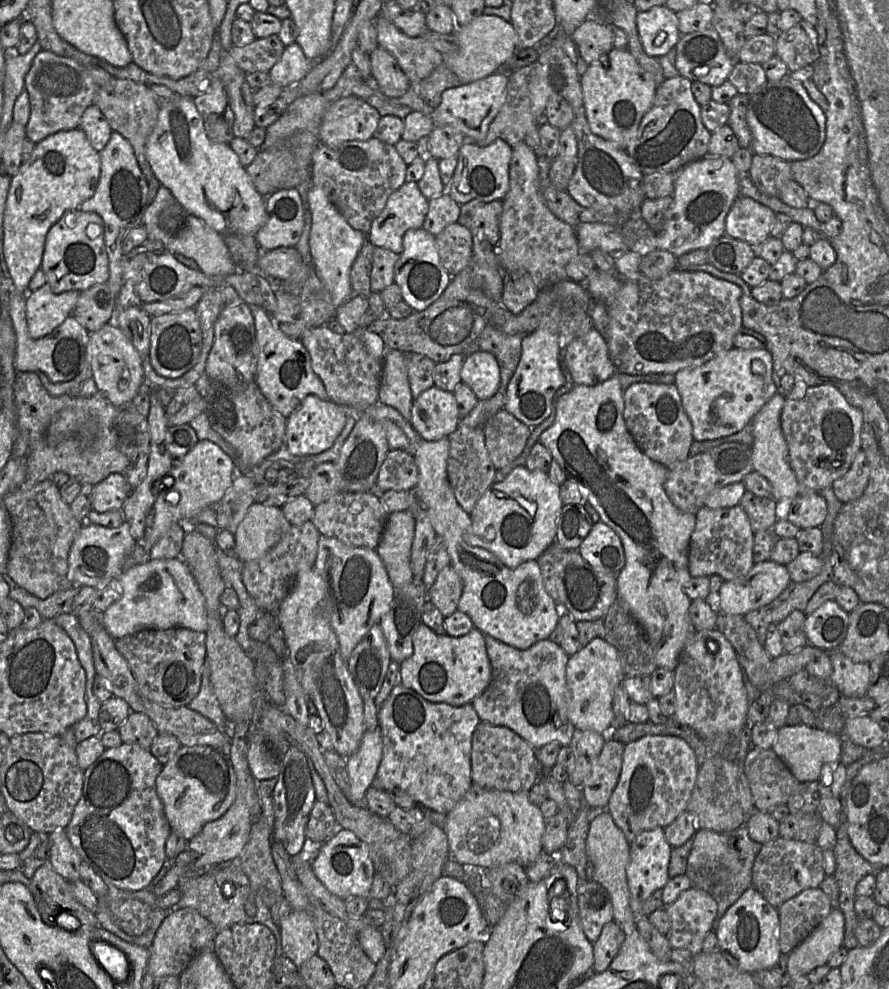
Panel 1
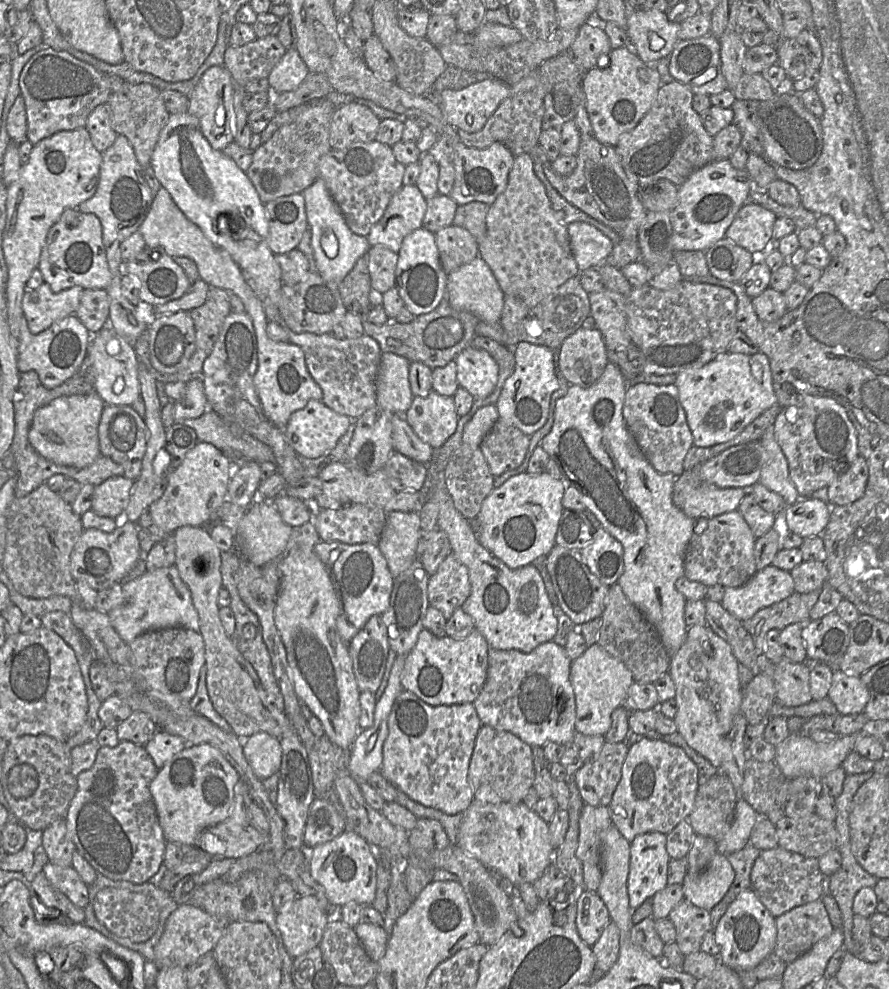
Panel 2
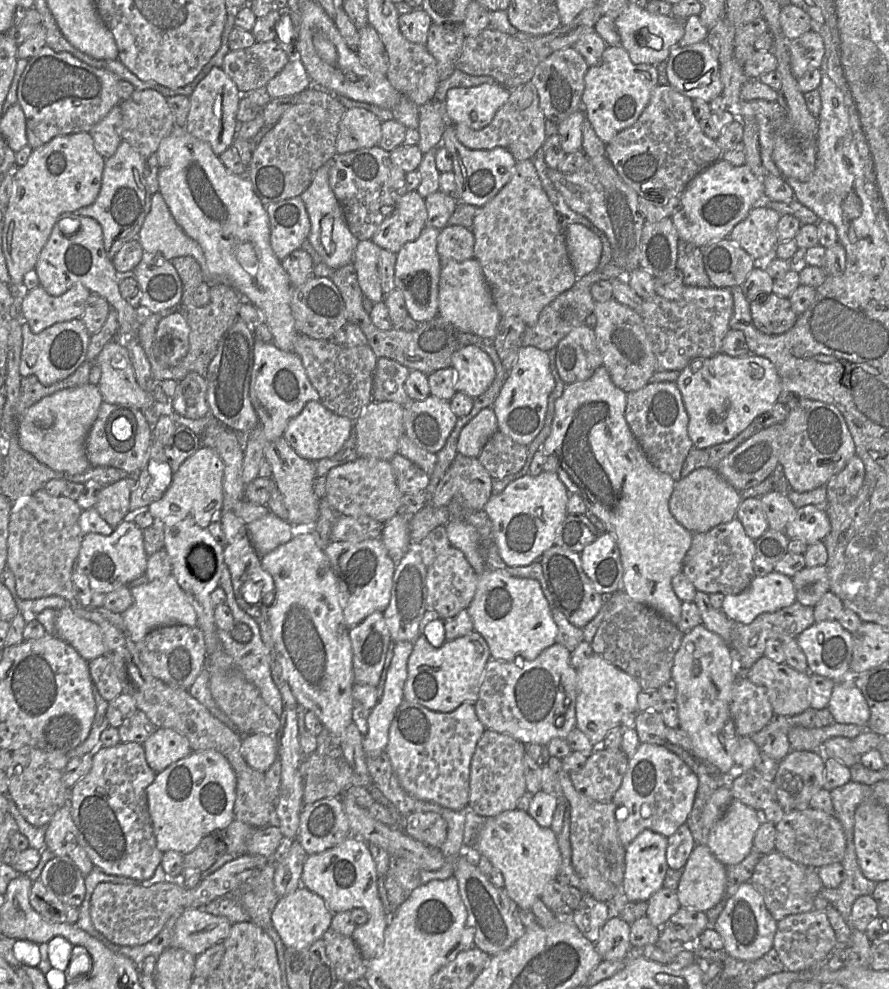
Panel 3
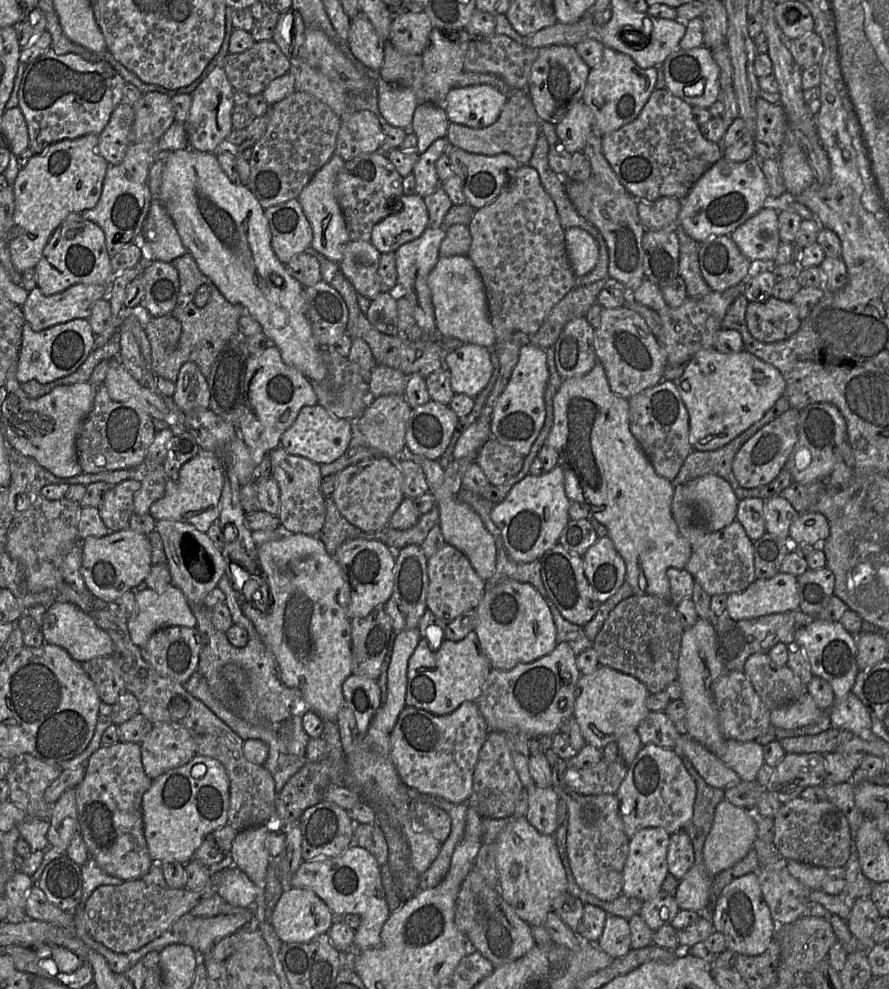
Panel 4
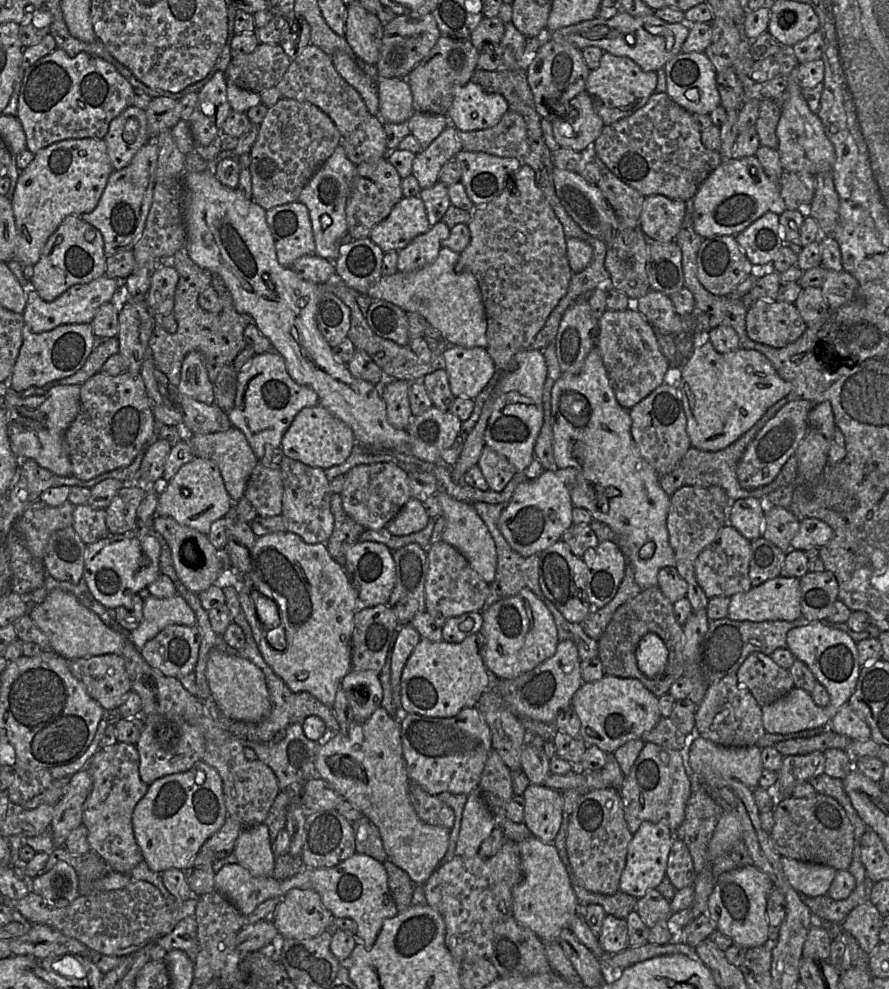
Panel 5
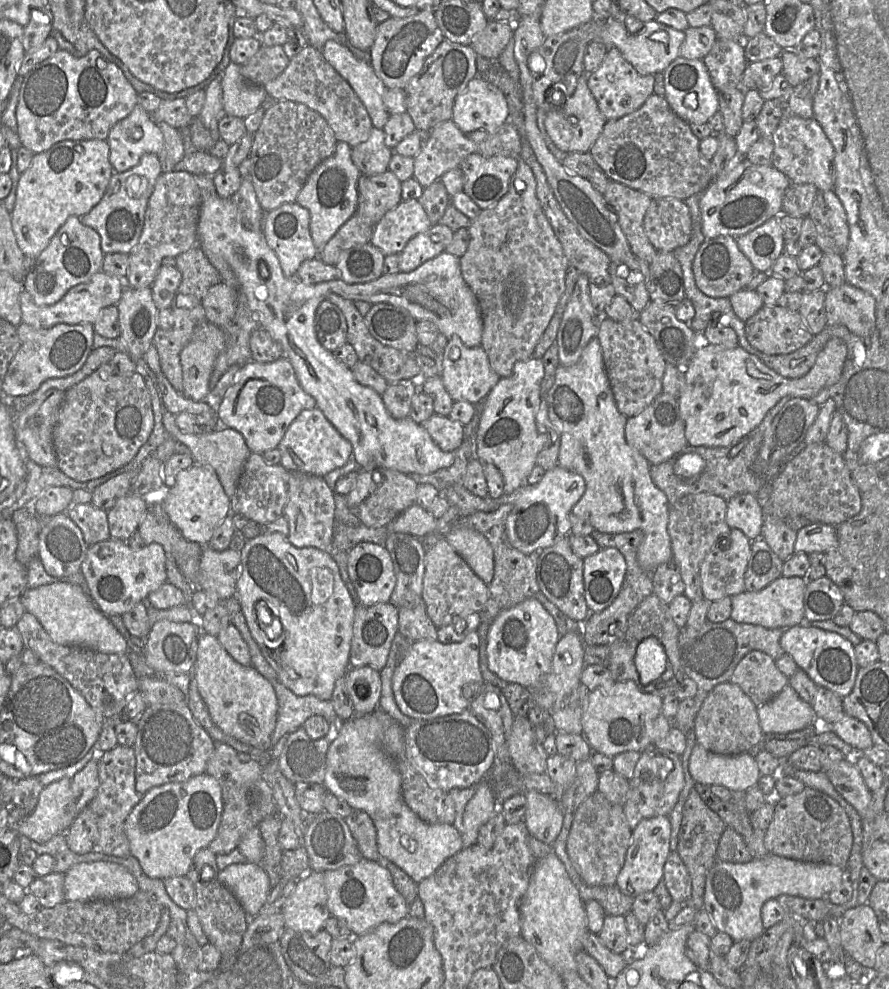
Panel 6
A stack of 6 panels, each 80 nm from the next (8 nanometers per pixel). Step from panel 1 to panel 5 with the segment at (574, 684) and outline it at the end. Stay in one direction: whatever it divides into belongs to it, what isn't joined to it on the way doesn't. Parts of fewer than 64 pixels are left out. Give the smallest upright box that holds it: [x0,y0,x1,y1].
[571,675,662,753]

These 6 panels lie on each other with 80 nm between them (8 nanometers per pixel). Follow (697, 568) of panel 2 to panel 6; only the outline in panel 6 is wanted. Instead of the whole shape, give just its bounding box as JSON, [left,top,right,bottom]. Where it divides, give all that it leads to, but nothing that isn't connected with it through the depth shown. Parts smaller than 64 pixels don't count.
[700,529,751,601]

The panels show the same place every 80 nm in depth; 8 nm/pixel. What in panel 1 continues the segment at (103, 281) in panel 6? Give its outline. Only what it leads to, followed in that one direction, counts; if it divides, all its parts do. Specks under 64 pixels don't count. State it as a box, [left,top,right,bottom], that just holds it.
[26,283,80,339]

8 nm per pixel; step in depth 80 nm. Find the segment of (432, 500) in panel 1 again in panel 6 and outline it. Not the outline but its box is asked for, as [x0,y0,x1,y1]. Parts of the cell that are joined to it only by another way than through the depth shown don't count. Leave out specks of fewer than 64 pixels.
[488,597,560,689]

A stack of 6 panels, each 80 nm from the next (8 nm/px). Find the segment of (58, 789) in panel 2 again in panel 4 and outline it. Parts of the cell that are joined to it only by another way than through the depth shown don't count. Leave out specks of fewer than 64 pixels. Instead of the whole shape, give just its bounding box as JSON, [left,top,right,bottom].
[6,754,62,825]

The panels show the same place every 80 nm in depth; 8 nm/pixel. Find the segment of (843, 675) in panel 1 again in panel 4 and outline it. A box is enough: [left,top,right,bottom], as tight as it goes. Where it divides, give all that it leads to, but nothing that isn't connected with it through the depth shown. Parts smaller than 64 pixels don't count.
[829,692,872,736]

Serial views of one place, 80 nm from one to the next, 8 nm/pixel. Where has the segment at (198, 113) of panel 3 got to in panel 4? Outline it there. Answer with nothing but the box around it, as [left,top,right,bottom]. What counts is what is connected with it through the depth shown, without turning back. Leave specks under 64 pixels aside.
[184,66,235,153]

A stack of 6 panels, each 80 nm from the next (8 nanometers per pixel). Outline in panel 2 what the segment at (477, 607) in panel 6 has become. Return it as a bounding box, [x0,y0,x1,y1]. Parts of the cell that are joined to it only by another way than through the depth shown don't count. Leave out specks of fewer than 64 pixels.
[428,553,471,619]

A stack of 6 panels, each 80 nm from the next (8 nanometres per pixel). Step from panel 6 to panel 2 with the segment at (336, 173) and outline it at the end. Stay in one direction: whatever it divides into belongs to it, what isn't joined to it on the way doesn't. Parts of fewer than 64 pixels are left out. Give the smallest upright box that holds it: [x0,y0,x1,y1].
[302,177,371,286]

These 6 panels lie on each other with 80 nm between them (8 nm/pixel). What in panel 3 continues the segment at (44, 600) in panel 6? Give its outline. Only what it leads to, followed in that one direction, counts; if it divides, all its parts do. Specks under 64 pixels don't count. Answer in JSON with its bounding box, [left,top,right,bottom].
[55,606,105,661]

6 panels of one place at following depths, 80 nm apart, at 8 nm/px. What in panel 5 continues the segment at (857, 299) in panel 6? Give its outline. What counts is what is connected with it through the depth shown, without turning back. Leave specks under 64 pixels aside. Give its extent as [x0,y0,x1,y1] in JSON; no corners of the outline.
[821,270,858,310]

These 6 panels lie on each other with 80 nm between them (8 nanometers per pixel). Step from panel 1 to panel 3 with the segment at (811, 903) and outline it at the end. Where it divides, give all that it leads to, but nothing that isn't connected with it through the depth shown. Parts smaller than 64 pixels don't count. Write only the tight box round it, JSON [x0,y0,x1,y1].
[773,910,838,971]

